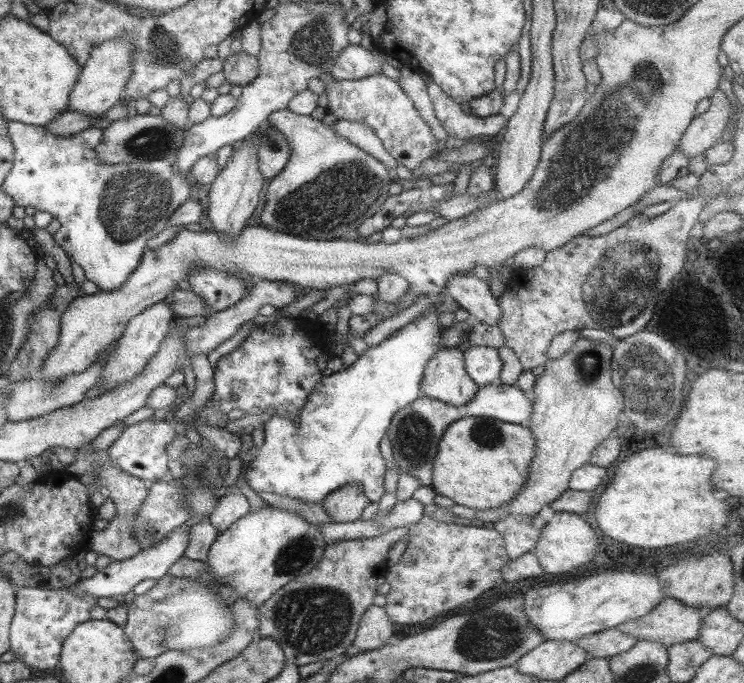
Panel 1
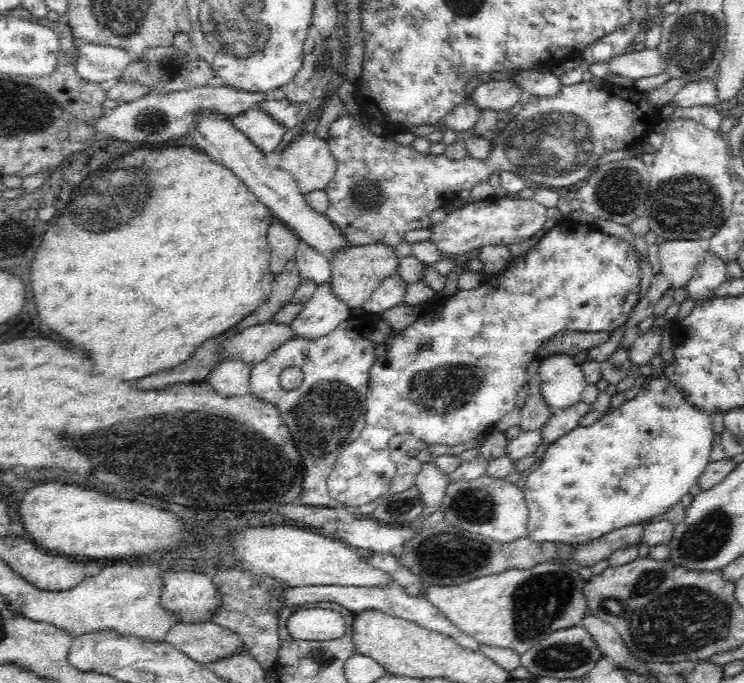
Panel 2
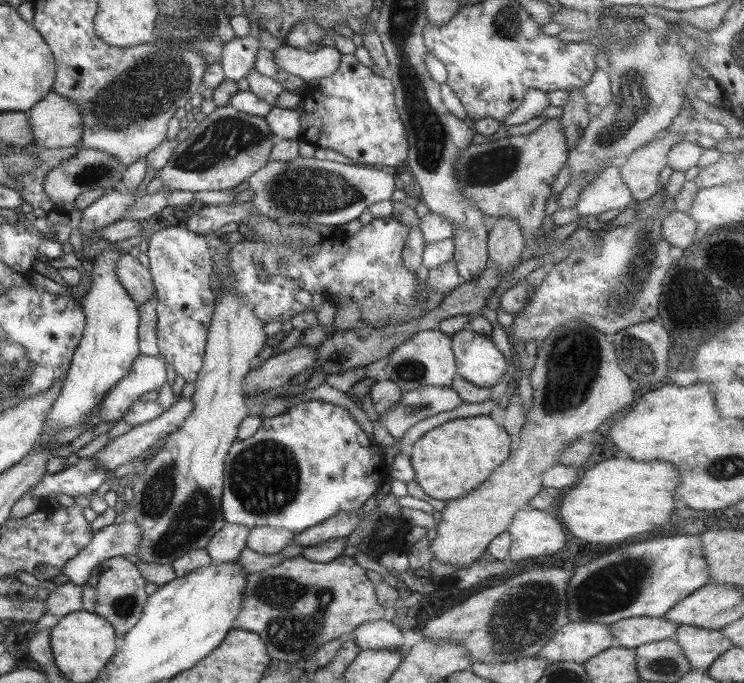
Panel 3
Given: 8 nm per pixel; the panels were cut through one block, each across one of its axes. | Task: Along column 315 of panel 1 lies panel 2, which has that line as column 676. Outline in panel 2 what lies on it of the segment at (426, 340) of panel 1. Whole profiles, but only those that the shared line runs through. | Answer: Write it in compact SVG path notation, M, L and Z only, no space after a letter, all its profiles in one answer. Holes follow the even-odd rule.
M660 376L646 378L644 385L640 388L638 396L630 401L625 401L620 408L608 412L604 418L594 422L592 426L580 426L562 436L552 443L548 451L542 457L541 467L524 479L523 491L529 509L528 530L526 536L534 542L541 543L568 543L578 545L600 538L603 534L614 529L622 529L628 525L635 525L648 520L662 519L663 513L678 503L690 492L690 488L697 484L697 480L702 476L707 464L710 463L710 452L712 452L712 441L715 432L713 431L712 419L706 412L697 410L683 394L679 386L675 386L670 380Z

